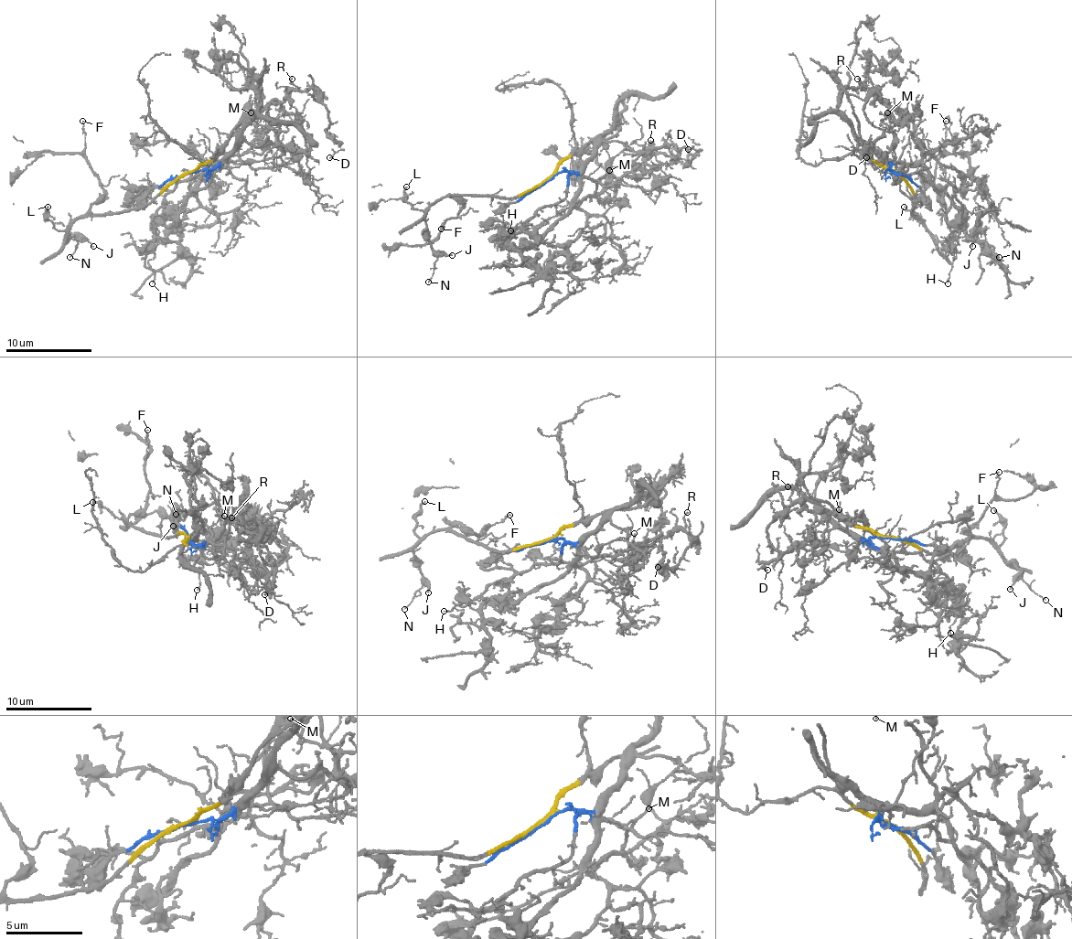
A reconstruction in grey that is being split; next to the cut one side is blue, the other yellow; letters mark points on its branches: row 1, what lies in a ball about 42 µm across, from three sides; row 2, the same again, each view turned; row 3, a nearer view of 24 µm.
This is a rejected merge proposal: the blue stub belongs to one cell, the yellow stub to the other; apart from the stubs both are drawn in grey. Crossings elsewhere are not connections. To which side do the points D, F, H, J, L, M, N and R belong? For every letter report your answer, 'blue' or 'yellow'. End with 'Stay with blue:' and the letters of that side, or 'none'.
D: blue
F: yellow
H: blue
J: yellow
L: yellow
M: blue
N: yellow
R: blue
Stay with blue: D, H, M, R

